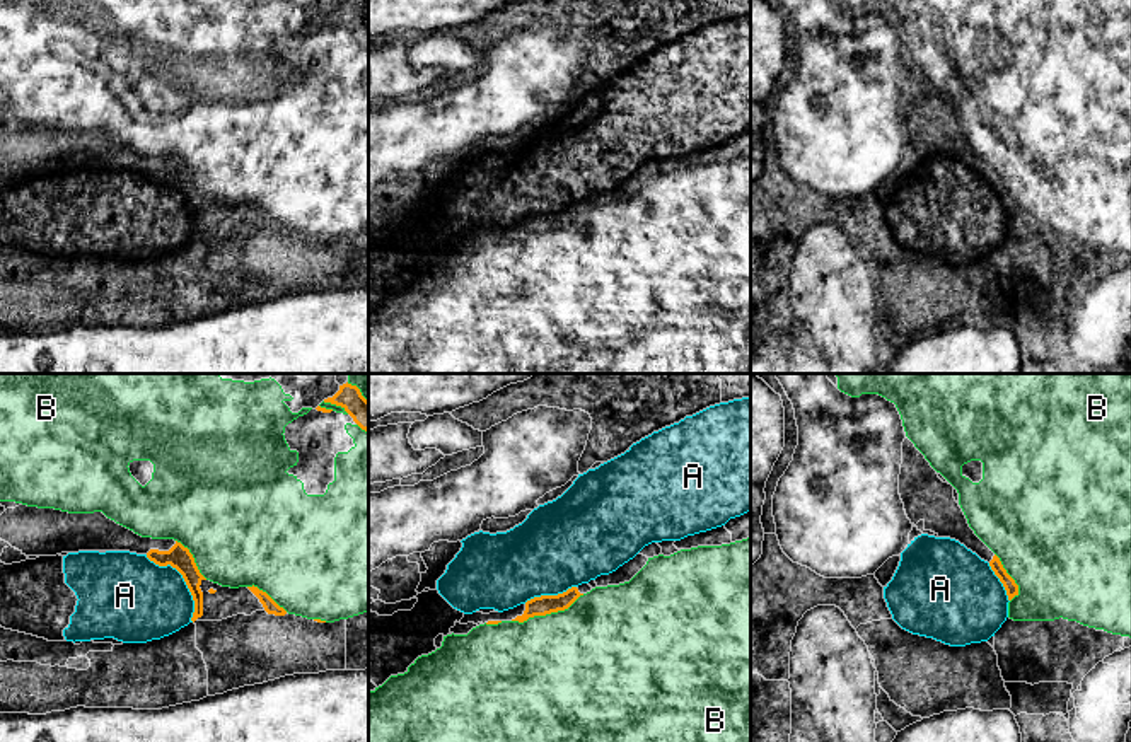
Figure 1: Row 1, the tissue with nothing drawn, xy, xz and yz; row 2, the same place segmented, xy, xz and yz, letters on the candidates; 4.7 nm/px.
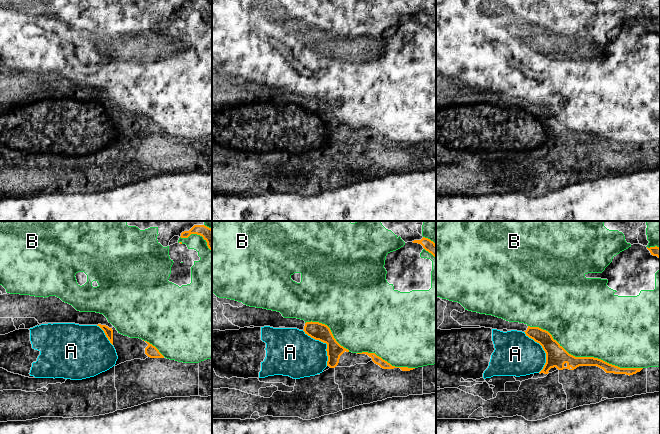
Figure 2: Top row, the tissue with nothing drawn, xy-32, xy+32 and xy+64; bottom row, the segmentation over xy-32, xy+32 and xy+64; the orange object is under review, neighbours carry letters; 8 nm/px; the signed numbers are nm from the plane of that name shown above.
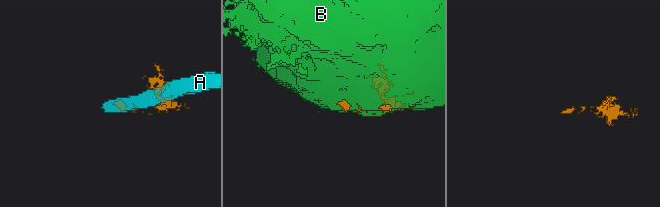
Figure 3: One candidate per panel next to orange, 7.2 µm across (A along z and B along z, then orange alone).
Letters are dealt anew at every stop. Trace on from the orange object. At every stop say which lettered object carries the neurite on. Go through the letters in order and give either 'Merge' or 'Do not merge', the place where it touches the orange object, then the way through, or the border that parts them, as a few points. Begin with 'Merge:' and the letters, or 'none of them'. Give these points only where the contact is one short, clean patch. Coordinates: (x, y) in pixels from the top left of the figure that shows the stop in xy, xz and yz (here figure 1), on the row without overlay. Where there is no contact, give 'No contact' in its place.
Merge: A
A: Merge. Touches orange at xy (185, 198)
B: Do not merge. Touches orange at xz (548, 231)

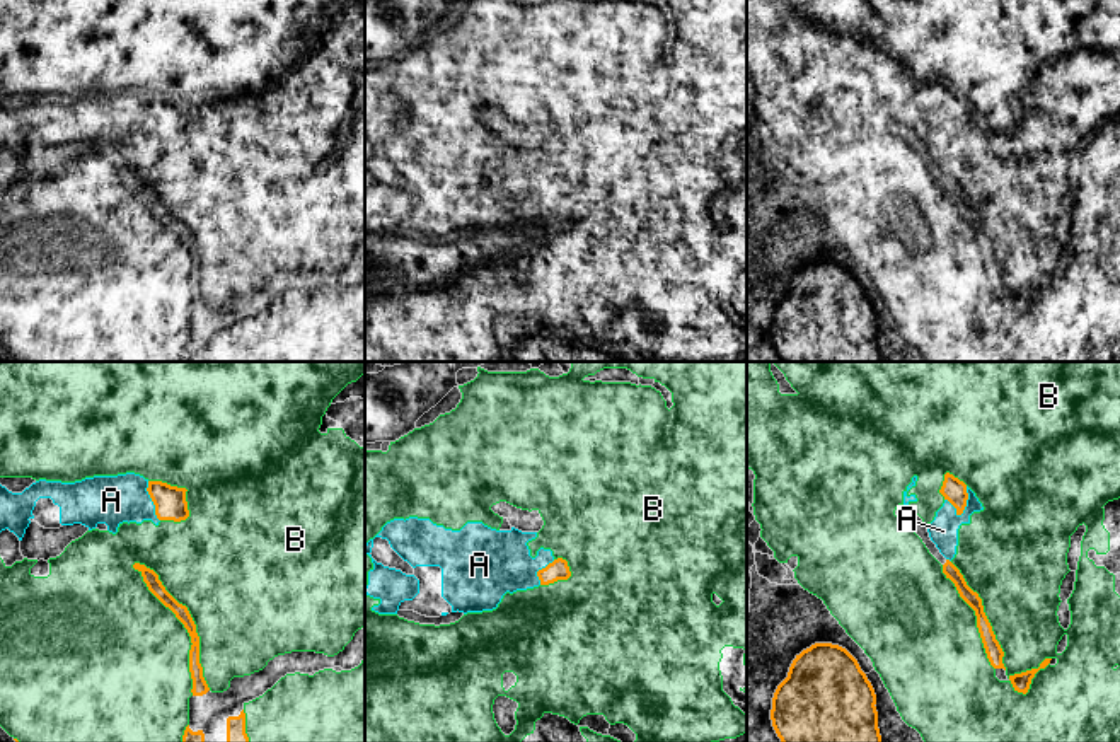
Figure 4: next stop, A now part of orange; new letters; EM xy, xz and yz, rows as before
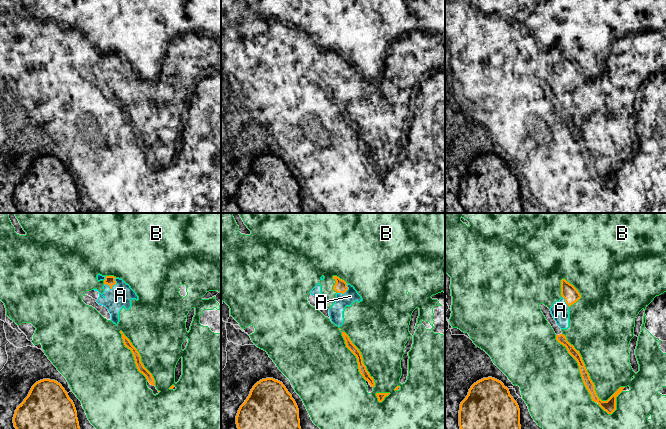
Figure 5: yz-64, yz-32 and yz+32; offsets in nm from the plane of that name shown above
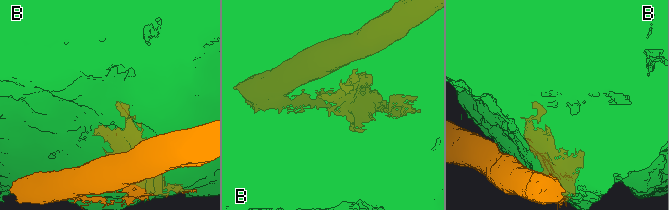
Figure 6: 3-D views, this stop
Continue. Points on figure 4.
Merge: none of them
A: Do not merge. Touches orange at yz (965, 120)
B: Do not merge. Touches orange at xy (193, 239)

